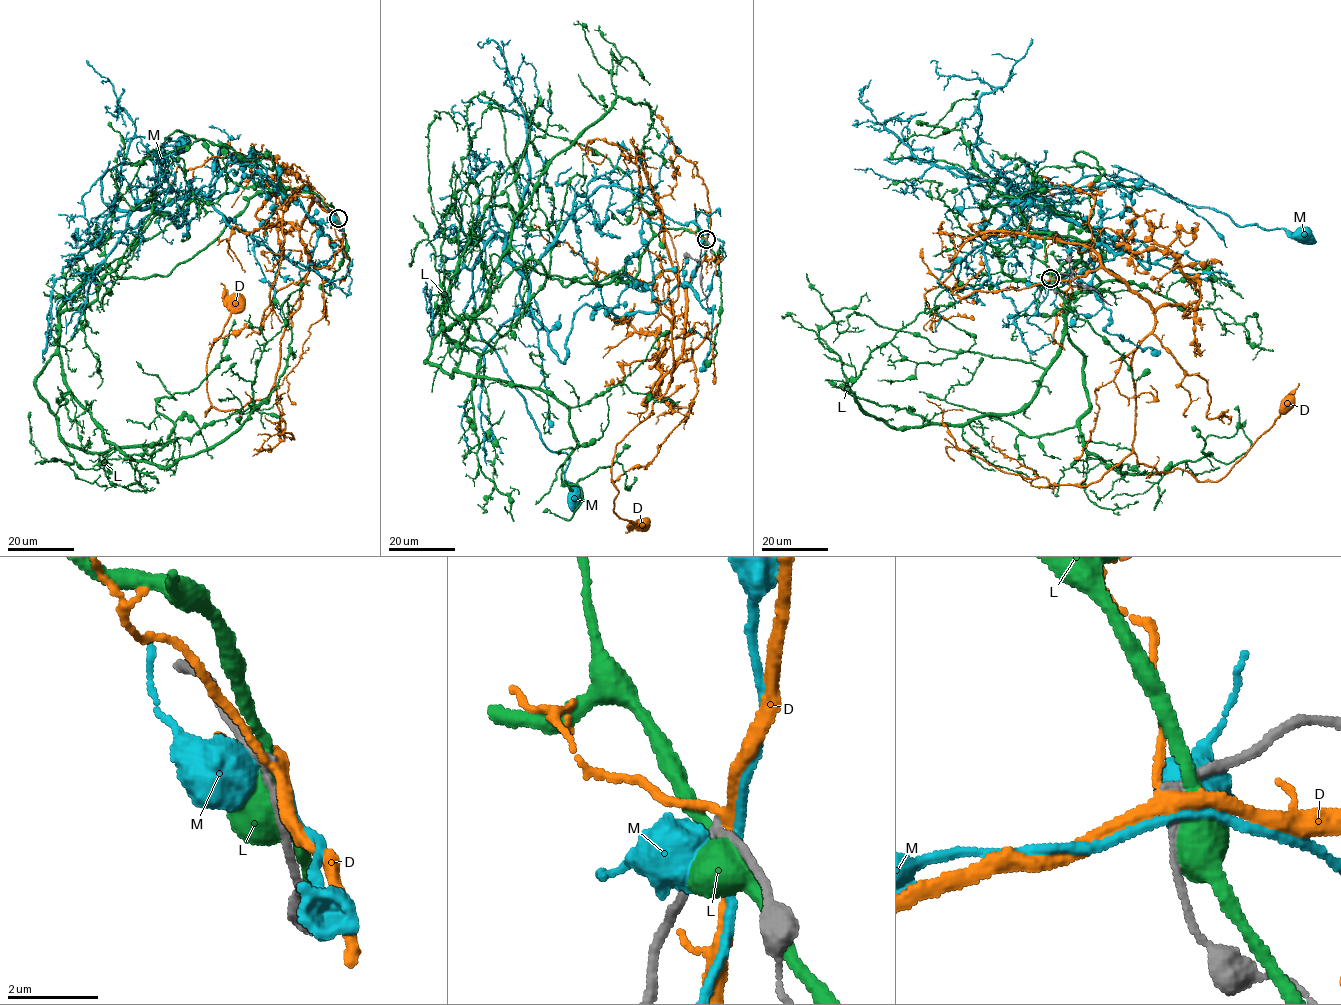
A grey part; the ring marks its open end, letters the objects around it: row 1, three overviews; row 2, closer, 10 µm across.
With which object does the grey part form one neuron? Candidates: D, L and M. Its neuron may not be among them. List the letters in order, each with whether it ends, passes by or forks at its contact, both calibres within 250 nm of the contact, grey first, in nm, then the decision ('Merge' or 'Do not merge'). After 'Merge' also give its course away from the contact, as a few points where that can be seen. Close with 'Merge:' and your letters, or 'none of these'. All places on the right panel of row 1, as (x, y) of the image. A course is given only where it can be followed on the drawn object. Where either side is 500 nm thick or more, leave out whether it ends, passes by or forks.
D: It forks there. Thickness 180 nm (grey) against 240 nm. Do not merge
L: Thickness 160 nm (grey) against 500 nm. Do not merge
M: It forks there. Thickness 200 nm (grey) against 460 nm. Do not merge
Merge: none of these

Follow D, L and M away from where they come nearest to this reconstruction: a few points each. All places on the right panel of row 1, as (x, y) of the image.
D: (1051, 279), (1104, 267), (1154, 311), (1131, 364), (1138, 463), (1222, 479), (1285, 402)
L: (1051, 280), (1045, 237), (1089, 241), (1037, 276), (1100, 281), (1021, 407), (862, 410), (870, 352), (952, 307)
M: (1052, 277), (1090, 287), (1127, 233), (1104, 238), (1147, 249), (1148, 268), (1023, 199), (1154, 189), (1302, 233)

